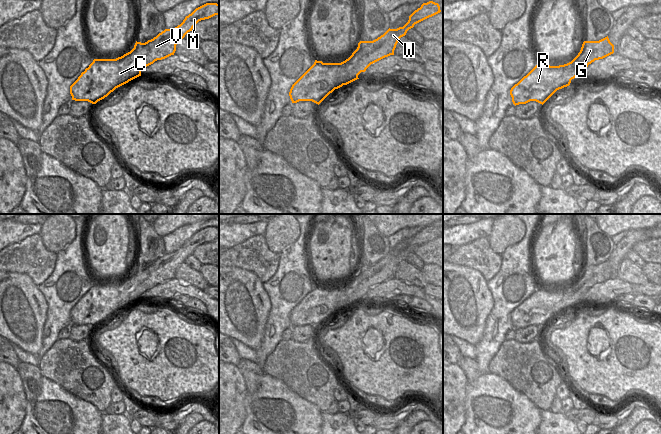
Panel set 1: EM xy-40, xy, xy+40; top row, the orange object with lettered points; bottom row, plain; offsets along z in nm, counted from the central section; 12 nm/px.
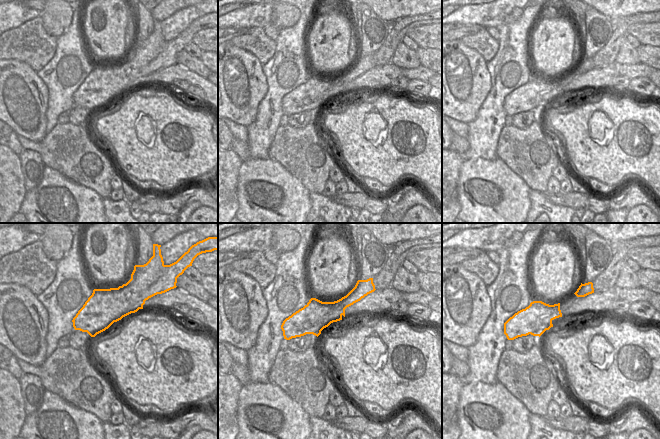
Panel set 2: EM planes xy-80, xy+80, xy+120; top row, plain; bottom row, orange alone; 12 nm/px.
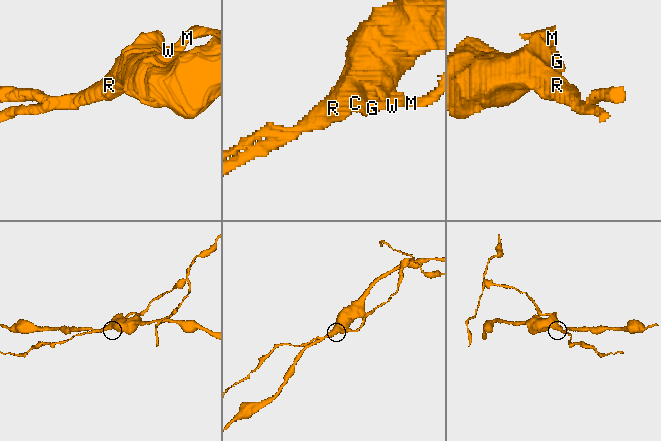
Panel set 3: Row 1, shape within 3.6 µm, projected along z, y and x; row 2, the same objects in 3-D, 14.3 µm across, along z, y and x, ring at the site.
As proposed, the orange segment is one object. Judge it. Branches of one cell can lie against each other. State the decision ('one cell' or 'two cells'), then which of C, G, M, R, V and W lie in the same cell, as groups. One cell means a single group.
two cells; groups C R / G M V W

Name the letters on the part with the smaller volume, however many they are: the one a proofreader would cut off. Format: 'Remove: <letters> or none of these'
Remove: G, M, V, W

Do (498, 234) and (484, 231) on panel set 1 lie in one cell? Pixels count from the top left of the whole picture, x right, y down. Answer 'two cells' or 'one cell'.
two cells

